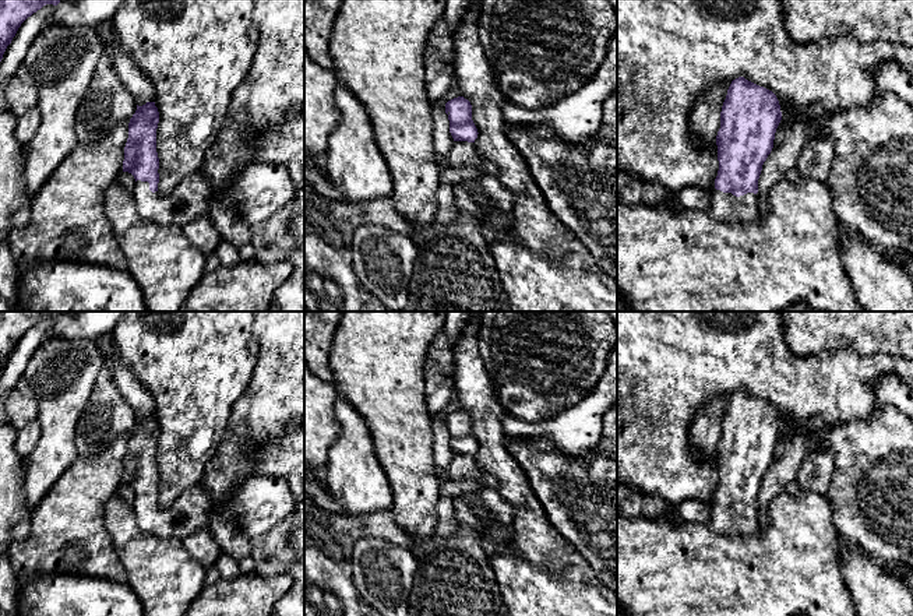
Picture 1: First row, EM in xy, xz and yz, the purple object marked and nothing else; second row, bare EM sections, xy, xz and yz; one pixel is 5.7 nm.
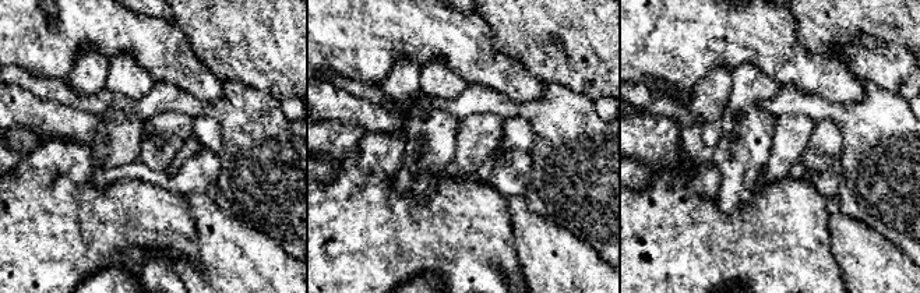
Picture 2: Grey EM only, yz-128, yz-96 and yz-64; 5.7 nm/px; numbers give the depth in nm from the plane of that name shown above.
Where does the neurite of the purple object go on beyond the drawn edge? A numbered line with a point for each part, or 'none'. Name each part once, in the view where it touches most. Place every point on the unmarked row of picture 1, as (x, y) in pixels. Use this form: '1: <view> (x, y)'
1: yz (726, 520)

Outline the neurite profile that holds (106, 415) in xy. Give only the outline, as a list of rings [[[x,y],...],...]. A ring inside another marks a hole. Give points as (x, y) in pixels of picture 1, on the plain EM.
[[[102,367],[75,426],[80,457],[102,453],[120,434],[137,423],[134,409],[124,401],[106,367]]]

